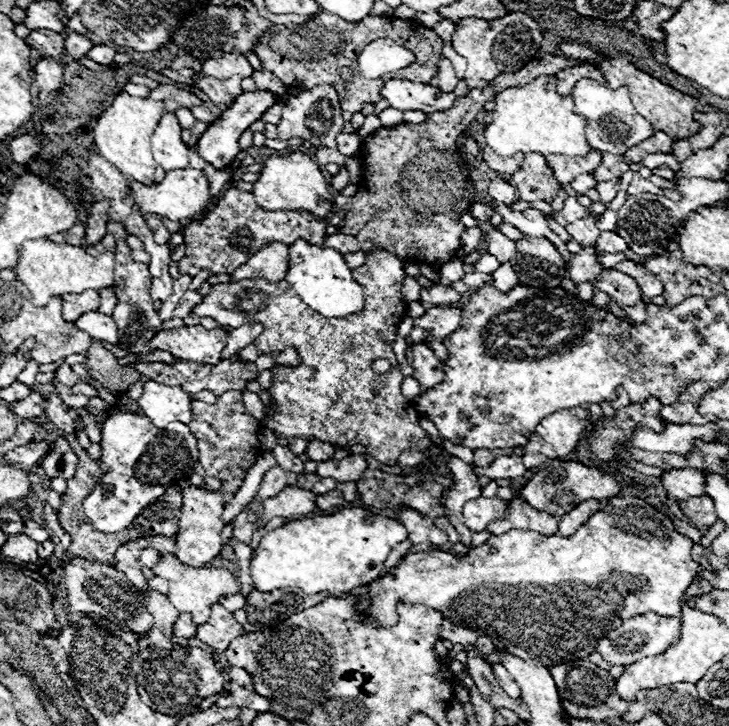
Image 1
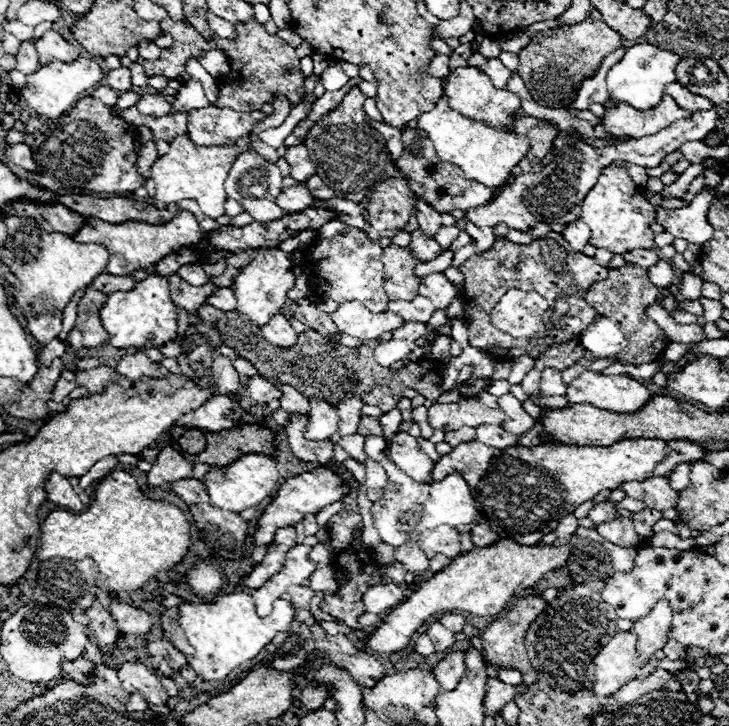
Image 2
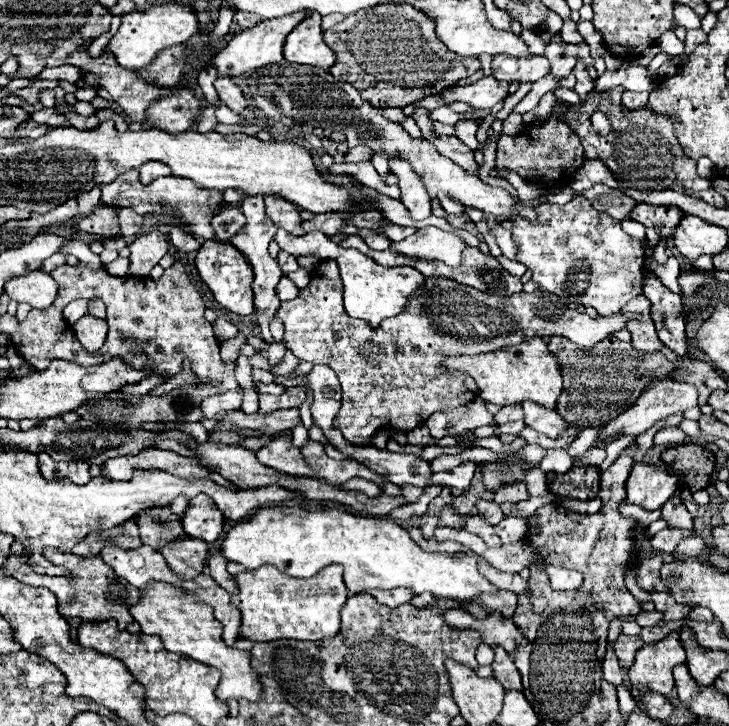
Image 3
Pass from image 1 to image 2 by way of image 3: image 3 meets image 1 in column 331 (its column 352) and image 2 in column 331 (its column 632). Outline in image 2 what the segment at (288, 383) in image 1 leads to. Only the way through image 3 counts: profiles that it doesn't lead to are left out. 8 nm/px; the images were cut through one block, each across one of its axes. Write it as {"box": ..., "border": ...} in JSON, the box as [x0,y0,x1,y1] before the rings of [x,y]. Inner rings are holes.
{"box":[330,302,404,340],"border":[[[358,302],[340,304],[338,310],[330,314],[332,322],[340,332],[356,336],[360,340],[376,340],[380,334],[400,328],[404,320],[392,312],[370,312]]]}

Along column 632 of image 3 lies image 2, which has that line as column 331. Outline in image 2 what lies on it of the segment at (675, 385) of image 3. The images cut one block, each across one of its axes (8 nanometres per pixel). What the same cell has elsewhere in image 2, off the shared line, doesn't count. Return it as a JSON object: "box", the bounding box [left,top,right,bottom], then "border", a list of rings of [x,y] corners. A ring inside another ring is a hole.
{"box":[306,398,340,440],"border":[[[308,398],[308,402],[310,402],[310,408],[312,408],[312,416],[310,416],[310,422],[308,422],[308,428],[306,428],[306,436],[310,440],[330,438],[338,428],[338,420],[340,420],[338,408],[328,404],[322,398]]]}

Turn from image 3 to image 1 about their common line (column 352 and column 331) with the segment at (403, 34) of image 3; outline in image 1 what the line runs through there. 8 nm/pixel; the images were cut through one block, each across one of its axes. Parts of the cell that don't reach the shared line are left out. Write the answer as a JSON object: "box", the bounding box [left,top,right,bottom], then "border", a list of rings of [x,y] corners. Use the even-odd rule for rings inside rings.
{"box":[254,12,442,114],"border":[[[320,12],[320,16],[316,14],[312,20],[304,24],[294,24],[292,28],[286,28],[282,24],[270,26],[270,30],[258,40],[254,52],[260,58],[264,70],[272,72],[284,86],[294,86],[300,90],[310,90],[322,84],[334,86],[340,96],[342,110],[354,114],[360,112],[366,102],[380,100],[384,80],[366,80],[356,64],[356,58],[364,50],[364,46],[378,38],[392,38],[394,42],[416,54],[416,62],[408,66],[404,74],[400,74],[402,80],[426,84],[434,76],[438,76],[442,38],[416,20],[400,20],[396,16],[368,16],[364,18],[364,22],[344,22],[336,14]]]}

